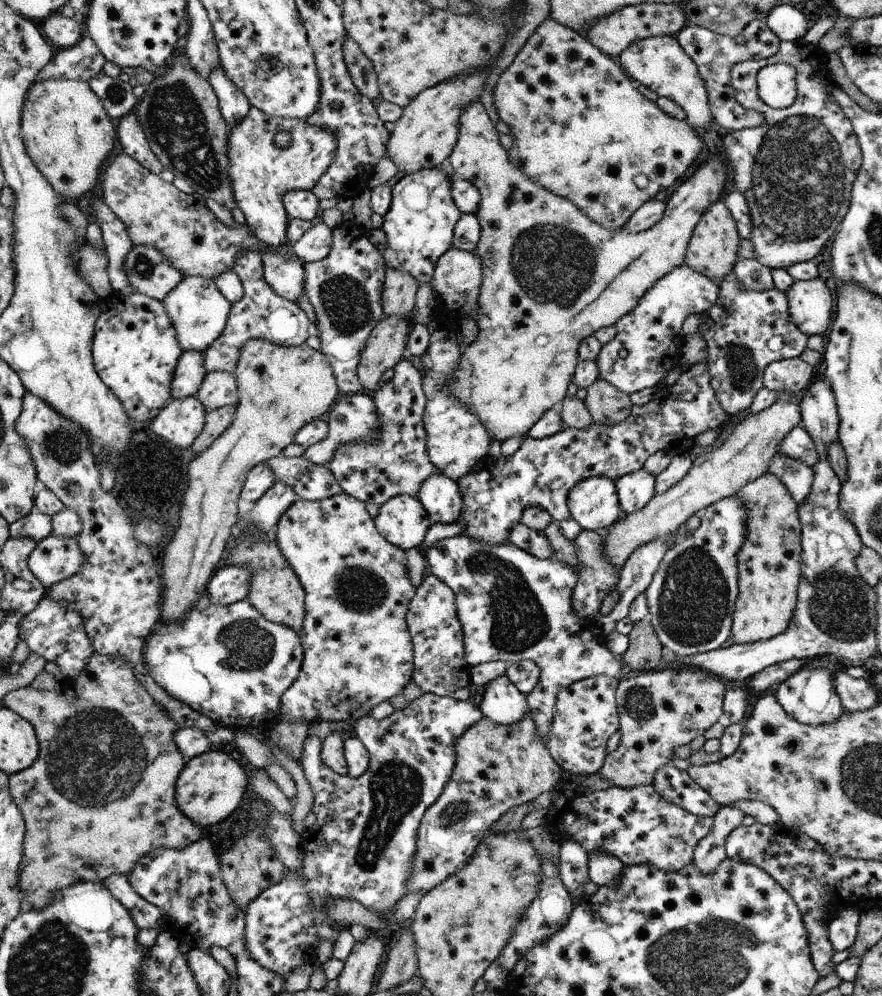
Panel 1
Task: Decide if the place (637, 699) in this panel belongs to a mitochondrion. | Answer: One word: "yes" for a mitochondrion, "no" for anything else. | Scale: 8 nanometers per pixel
yes

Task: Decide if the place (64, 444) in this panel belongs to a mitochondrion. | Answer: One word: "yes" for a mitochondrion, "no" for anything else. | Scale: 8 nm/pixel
yes

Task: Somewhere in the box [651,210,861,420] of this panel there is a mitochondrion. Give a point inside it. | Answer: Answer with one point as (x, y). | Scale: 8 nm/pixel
(741, 368)

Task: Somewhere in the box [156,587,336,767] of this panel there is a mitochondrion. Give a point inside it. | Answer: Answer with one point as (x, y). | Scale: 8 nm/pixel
(244, 646)

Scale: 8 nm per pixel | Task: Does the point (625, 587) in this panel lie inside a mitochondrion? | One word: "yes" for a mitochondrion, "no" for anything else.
no

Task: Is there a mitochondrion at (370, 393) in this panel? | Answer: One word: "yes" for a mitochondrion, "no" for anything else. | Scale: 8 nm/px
no

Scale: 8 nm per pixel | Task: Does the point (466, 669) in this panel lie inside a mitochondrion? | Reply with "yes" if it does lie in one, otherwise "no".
no

